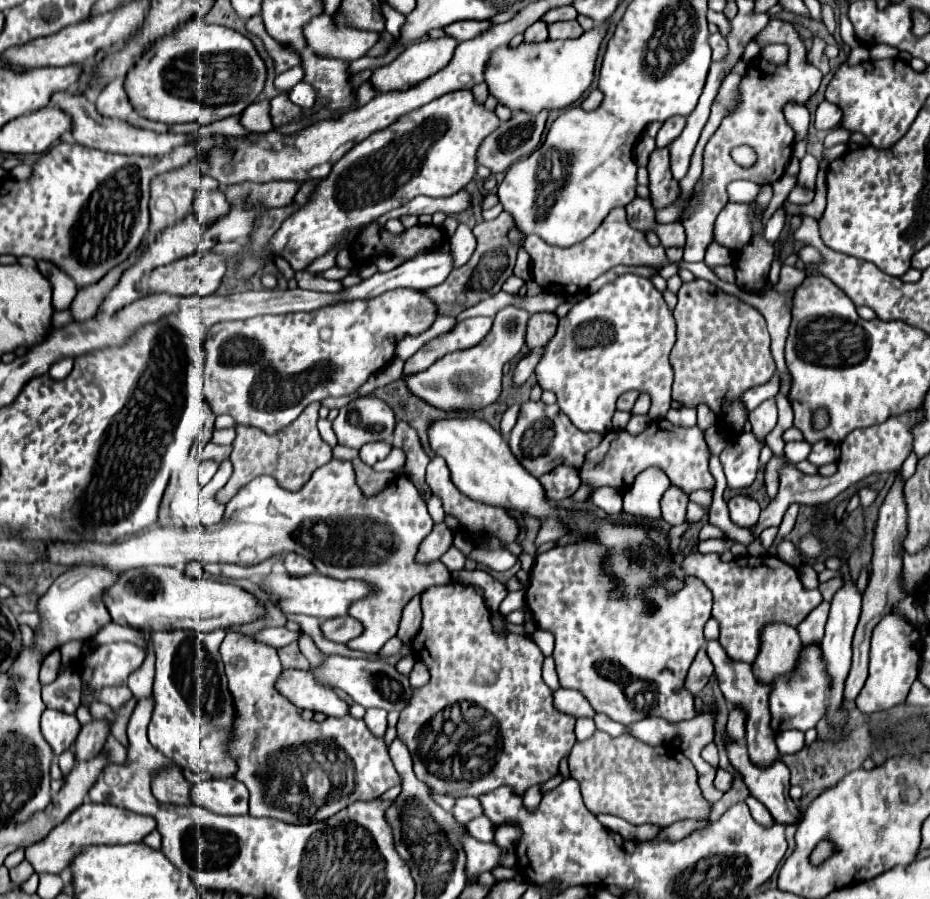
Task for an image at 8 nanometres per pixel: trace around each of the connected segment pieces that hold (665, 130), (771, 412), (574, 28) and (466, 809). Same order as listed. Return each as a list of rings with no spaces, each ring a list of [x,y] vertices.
[[[679,116],[667,120],[667,122],[661,126],[661,130],[657,132],[657,136],[655,136],[657,148],[669,146],[669,144],[679,136],[679,132],[683,130],[683,124],[685,124],[685,118],[679,118]]]
[[[769,398],[765,402],[761,402],[757,408],[753,408],[749,412],[749,422],[753,426],[753,432],[763,440],[777,424],[777,406],[775,406],[775,398]]]
[[[577,20],[571,22],[555,22],[549,24],[549,38],[551,40],[565,40],[565,38],[579,38],[583,34],[583,28],[579,26]]]
[[[457,798],[455,806],[453,806],[453,816],[457,822],[467,824],[469,820],[481,816],[483,810],[479,808],[479,800],[477,798]]]

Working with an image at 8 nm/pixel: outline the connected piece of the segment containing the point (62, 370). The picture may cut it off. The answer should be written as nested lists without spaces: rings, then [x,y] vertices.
[[[63,358],[63,360],[59,360],[59,362],[55,362],[51,366],[49,376],[55,378],[55,380],[61,380],[61,378],[65,378],[71,372],[71,368],[73,368],[73,360],[71,358]]]

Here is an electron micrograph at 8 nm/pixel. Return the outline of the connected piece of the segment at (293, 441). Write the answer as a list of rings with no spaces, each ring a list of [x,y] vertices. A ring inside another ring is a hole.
[[[313,402],[309,404],[297,420],[293,420],[289,426],[279,430],[277,434],[267,434],[255,426],[237,426],[237,438],[233,440],[233,452],[231,452],[231,462],[233,462],[233,474],[229,482],[217,492],[217,500],[225,504],[235,496],[239,488],[243,488],[249,480],[253,480],[259,474],[269,474],[273,476],[285,490],[299,490],[309,478],[311,472],[327,460],[331,460],[331,446],[323,442],[317,430],[317,412],[321,404]]]

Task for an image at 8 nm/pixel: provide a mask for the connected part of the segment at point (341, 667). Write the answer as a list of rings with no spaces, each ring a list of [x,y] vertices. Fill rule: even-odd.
[[[329,654],[325,656],[325,660],[317,666],[311,668],[317,684],[329,688],[329,690],[341,690],[345,694],[349,694],[357,704],[361,704],[363,708],[383,708],[387,712],[397,710],[401,712],[409,698],[411,698],[411,684],[407,680],[407,676],[399,674],[393,666],[381,662],[381,660],[363,660],[363,658],[343,658],[337,654]]]

